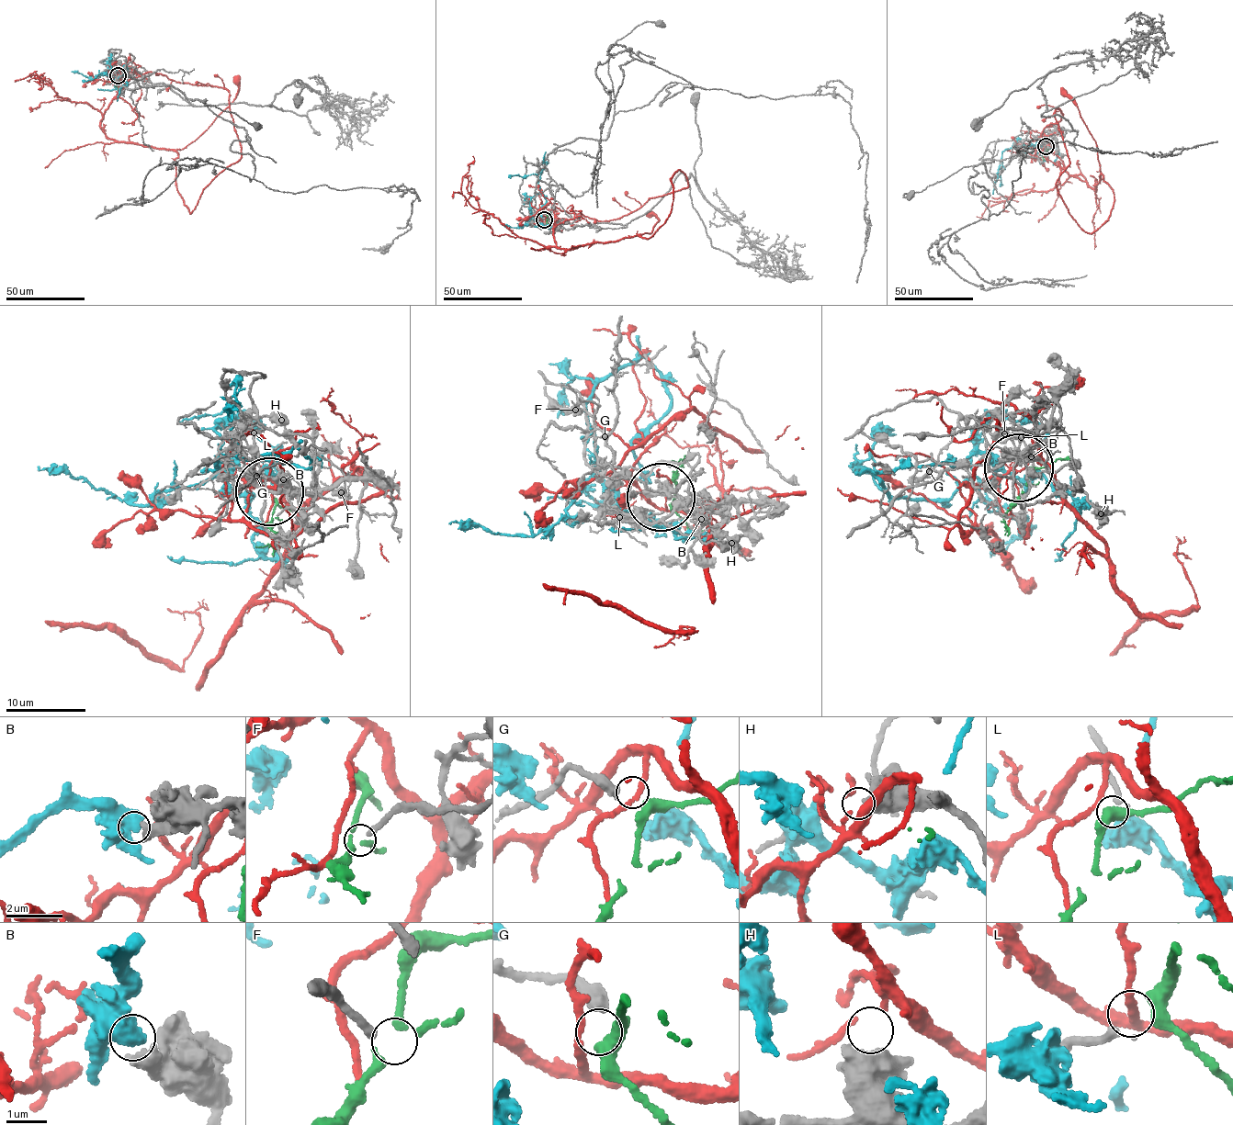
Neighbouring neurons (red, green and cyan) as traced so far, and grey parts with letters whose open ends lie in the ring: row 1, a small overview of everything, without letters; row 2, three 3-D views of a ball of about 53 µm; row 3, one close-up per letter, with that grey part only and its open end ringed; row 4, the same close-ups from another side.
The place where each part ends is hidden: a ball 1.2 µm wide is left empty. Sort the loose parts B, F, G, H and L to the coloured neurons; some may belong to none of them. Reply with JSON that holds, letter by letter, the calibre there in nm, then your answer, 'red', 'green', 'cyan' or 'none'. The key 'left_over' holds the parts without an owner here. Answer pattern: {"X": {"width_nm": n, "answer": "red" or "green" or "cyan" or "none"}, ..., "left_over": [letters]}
{"B": {"width_nm": 360, "answer": "cyan"}, "F": {"width_nm": 180, "answer": "none"}, "G": {"width_nm": 360, "answer": "green"}, "H": {"width_nm": 600, "answer": "none"}, "L": {"width_nm": 180, "answer": "none"}, "left_over": ["F", "H", "L"]}

